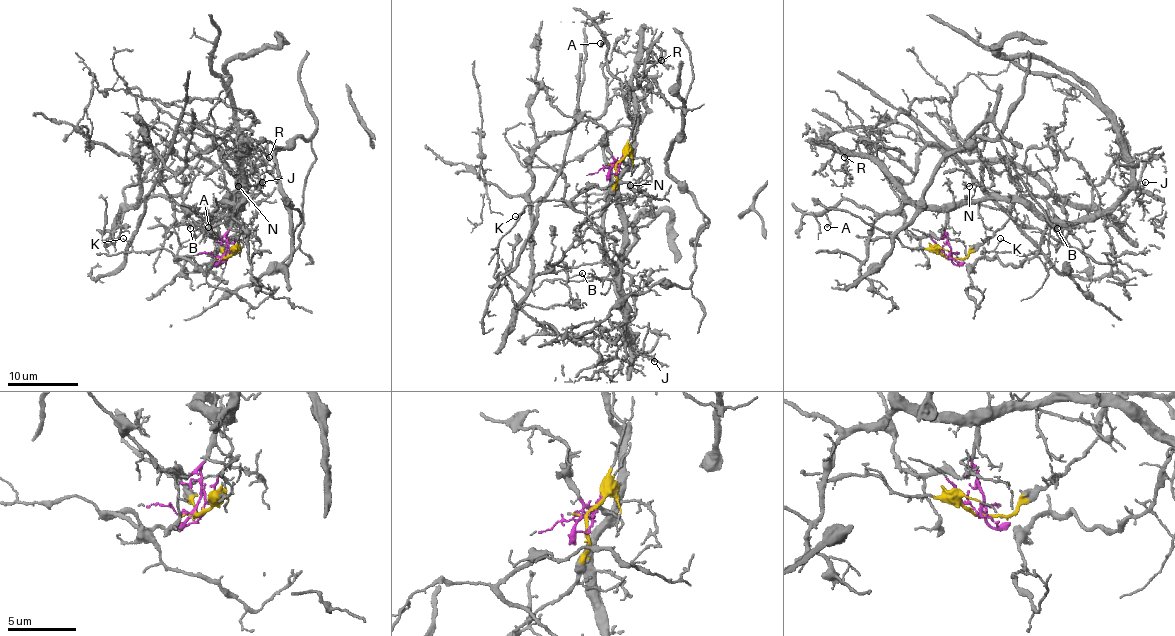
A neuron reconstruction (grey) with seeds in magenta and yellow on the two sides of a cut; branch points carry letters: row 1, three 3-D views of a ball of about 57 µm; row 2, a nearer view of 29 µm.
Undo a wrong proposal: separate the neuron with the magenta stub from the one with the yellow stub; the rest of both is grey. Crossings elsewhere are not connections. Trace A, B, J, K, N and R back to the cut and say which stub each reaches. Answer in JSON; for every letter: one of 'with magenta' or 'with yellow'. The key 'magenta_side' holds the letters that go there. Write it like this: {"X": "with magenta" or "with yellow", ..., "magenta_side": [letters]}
{"A": "with magenta", "B": "with yellow", "J": "with magenta", "K": "with magenta", "N": "with magenta", "R": "with magenta", "magenta_side": ["A", "J", "K", "N", "R"]}

